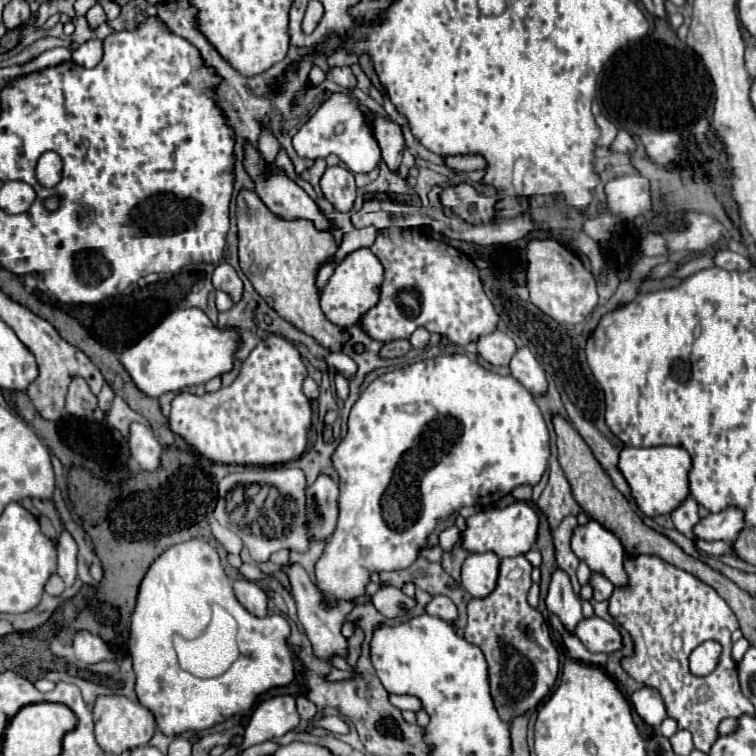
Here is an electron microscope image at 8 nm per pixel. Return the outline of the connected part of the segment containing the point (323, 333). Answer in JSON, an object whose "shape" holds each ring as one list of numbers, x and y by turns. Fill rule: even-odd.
{"shape":[[241,190,239,192,239,198,237,198,237,226,239,226,239,264,241,264,241,270,245,272,245,276,255,286,255,290,261,296,265,296,265,302,283,320,293,324,297,330,313,336,323,348,327,348,331,352,341,352,343,344,351,338,351,334,345,328,339,328,339,326,331,324,325,318,325,314,321,312,321,306,319,306,319,290,315,286,319,268,323,264,331,262,335,252,337,252,337,244,333,240,333,234,313,230,313,226,309,226,309,222,285,222,285,220,277,218,261,202,261,198,251,190]]}

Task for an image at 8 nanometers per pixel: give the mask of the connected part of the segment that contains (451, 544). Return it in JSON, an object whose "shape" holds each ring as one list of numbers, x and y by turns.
{"shape":[[453,526,453,528,447,528,445,532,441,532,441,536,439,536,439,544,441,544,441,548,445,550,445,552,451,552,455,546,457,546,457,542,459,542,459,530]]}

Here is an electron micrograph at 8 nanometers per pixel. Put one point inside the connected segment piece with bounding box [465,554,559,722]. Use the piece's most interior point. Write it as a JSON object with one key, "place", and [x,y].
{"place":[523,663]}

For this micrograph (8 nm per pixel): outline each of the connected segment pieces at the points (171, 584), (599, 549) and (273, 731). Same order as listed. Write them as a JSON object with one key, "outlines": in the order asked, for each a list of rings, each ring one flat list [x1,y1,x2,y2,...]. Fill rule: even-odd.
{"outlines":[[[199,538,175,544,151,564,141,582,137,606,131,616,129,654,137,674,137,698,153,712,157,728,165,736,211,728,237,712,251,710,255,698,269,688,293,682,293,656,287,648,289,632,289,622,281,614,257,618,237,602,231,580,223,572,219,554,211,544],[209,604,223,606,239,622,239,646,245,656,241,654,231,668,217,678,197,678,179,668,171,638,175,632,185,638,197,638,209,624]],[[599,522,577,526,571,538,573,552,591,568,591,572,603,574,617,588,627,588,629,578,623,568,625,550,615,534,605,530]],[[293,696,269,698,255,708,251,722,245,730,241,748,247,750,259,742,281,738,289,730,295,730,297,724,299,724,299,714]]]}

